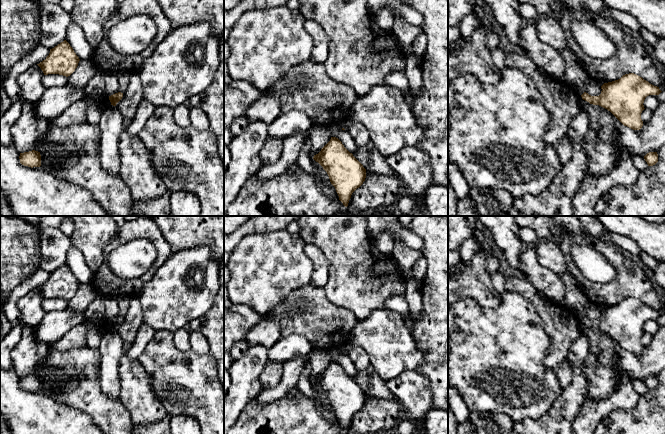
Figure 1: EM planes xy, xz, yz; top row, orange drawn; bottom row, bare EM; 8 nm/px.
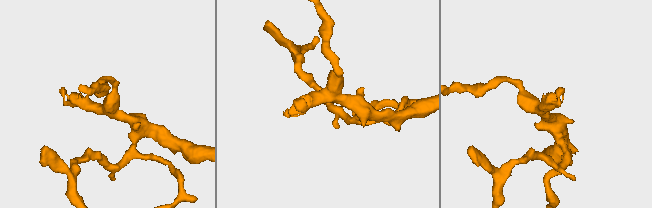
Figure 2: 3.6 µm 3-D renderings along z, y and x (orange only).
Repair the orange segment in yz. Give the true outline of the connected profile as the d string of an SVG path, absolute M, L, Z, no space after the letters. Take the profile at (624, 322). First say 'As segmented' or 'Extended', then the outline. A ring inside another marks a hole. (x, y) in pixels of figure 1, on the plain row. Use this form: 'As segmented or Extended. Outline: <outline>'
As segmented. Outline: M629 297L620 303L604 307L599 320L591 320L584 316L583 324L599 329L610 335L624 350L640 354L643 350L641 337L644 324L649 319L659 319L659 311L650 308L642 301Z

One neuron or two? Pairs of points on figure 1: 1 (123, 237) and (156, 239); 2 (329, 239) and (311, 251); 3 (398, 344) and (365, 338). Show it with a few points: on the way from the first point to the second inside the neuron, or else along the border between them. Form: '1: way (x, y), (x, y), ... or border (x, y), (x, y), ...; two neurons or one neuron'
1: way (131, 232), (148, 232); one neuron
2: border (305, 243), (315, 245), (324, 254), (328, 267); two neurons
3: way (390, 343), (385, 338), (373, 338); one neuron

